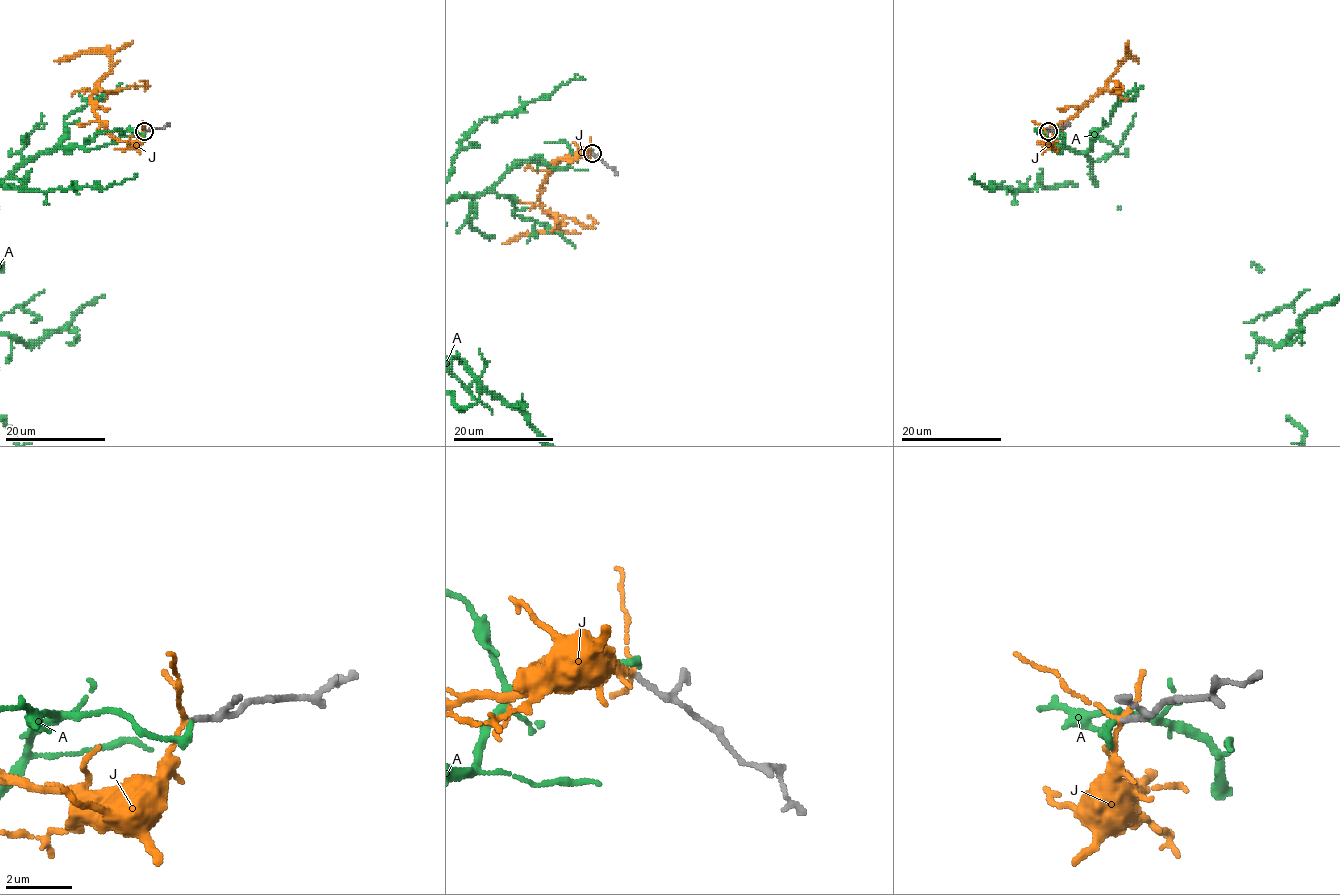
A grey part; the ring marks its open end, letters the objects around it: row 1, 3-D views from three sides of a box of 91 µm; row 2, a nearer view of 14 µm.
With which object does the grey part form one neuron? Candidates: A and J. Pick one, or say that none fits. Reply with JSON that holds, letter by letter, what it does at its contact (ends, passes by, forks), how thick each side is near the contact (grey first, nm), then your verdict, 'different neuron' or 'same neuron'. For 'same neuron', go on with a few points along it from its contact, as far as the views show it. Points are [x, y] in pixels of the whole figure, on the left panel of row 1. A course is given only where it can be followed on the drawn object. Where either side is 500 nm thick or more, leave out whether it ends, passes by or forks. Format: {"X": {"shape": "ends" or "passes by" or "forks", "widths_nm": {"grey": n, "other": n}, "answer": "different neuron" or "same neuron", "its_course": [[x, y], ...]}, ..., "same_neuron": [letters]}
{"A": {"shape": "ends", "widths_nm": {"grey": 160, "other": 200}, "answer": "same neuron"}, "J": {"shape": "forks", "widths_nm": {"grey": 160, "other": 110}, "answer": "different neuron"}, "same_neuron": ["A"]}

